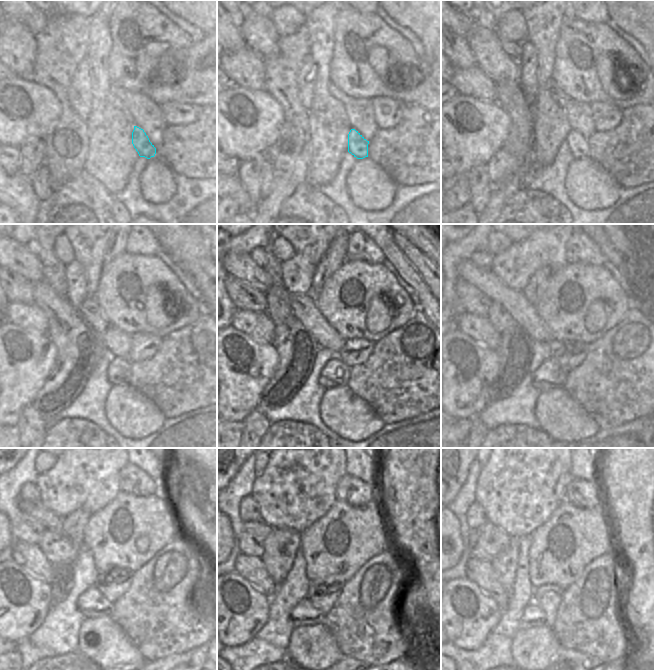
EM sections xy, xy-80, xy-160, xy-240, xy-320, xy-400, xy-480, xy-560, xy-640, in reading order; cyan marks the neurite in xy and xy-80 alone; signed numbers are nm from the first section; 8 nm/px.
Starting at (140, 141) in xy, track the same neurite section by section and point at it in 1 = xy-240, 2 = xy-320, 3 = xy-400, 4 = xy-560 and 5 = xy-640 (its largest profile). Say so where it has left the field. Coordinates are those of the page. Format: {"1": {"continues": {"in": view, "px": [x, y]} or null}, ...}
{"1": {"continues": {"in": "xy-240", "px": [118, 372]}}, "2": {"continues": {"in": "xy-320", "px": [338, 373]}}, "3": {"continues": {"in": "xy-400", "px": [550, 372]}}, "4": {"continues": {"in": "xy-560", "px": [304, 610]}}, "5": {"continues": {"in": "xy-640", "px": [532, 612]}}}

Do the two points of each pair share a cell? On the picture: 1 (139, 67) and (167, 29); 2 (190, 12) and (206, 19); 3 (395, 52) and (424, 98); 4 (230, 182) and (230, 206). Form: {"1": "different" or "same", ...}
{"1": "same", "2": "same", "3": "same", "4": "different"}

